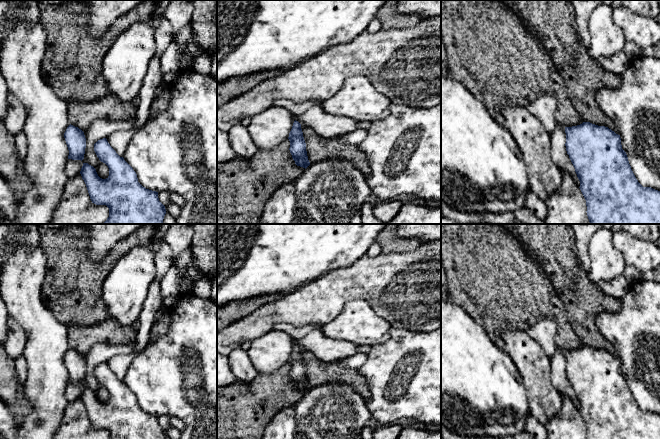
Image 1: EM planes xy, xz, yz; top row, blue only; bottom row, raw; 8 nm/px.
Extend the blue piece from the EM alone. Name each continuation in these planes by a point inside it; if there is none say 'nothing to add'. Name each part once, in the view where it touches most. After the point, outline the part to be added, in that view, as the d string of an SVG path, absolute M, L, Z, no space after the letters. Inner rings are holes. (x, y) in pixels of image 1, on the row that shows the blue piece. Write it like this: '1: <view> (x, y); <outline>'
nothing to add

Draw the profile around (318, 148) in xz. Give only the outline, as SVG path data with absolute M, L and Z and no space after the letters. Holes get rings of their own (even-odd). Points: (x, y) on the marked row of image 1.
M303 124L301 129L310 164L330 158L349 160L354 162L355 167L365 175L366 179L370 177L371 169L367 157L358 145L343 144L339 141L339 137L323 138L318 136L314 129Z

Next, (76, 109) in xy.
M110 93L91 101L68 100L69 123L83 132L90 128L95 120L128 120L135 117L138 100L122 102Z

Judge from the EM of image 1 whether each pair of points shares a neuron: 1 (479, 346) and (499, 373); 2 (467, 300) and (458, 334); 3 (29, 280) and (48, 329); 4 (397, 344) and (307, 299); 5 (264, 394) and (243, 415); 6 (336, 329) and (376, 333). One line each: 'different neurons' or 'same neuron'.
1: same neuron
2: different neurons
3: same neuron
4: different neurons
5: same neuron
6: same neuron

